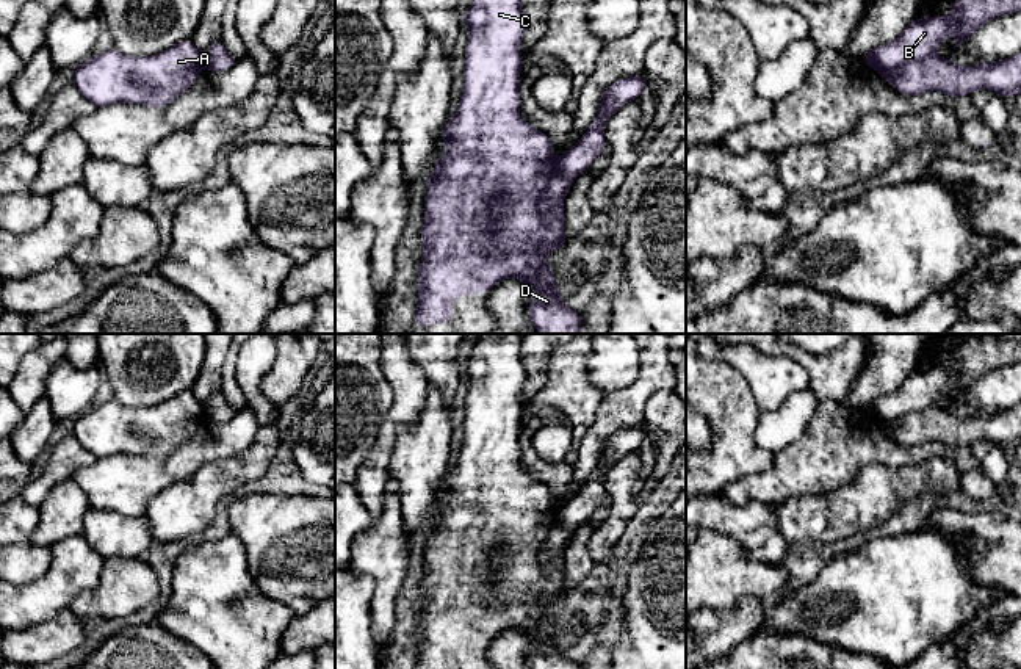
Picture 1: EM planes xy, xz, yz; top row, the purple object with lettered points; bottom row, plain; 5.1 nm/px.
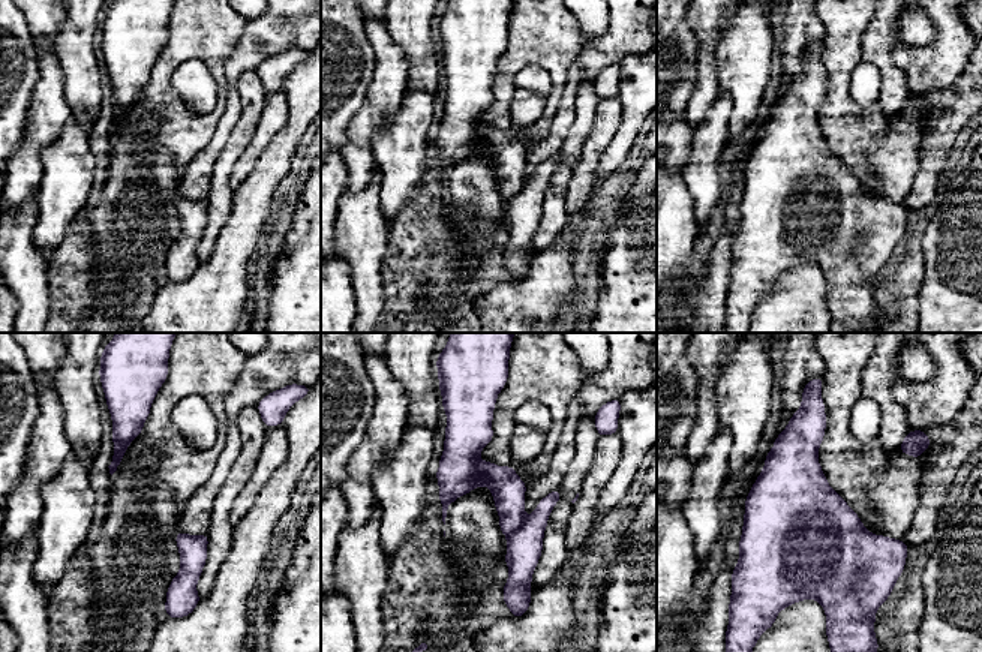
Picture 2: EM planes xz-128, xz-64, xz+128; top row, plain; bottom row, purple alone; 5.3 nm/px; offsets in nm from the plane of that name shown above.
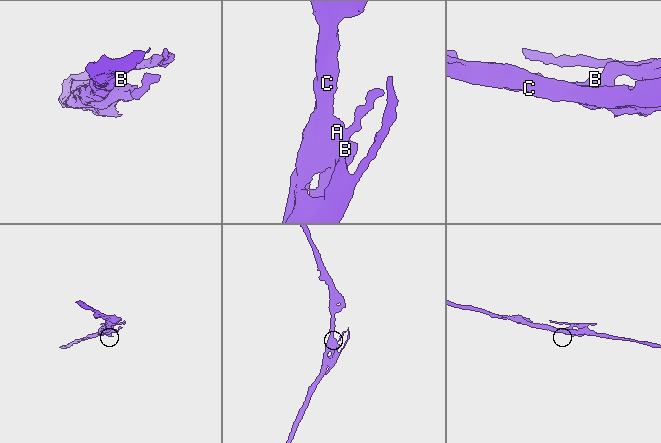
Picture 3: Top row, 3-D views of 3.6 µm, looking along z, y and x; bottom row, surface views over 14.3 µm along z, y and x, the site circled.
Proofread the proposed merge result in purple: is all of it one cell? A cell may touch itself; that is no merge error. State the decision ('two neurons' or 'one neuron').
two neurons

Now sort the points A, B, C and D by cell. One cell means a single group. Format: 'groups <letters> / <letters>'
groups A C D / B

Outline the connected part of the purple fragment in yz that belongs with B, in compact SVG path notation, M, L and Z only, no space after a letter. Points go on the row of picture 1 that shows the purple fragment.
M955 0L947 16L915 19L897 39L875 47L860 61L868 67L894 71L897 66L933 56L949 34L957 36L957 49L988 20L1019 11L1021 0Z

